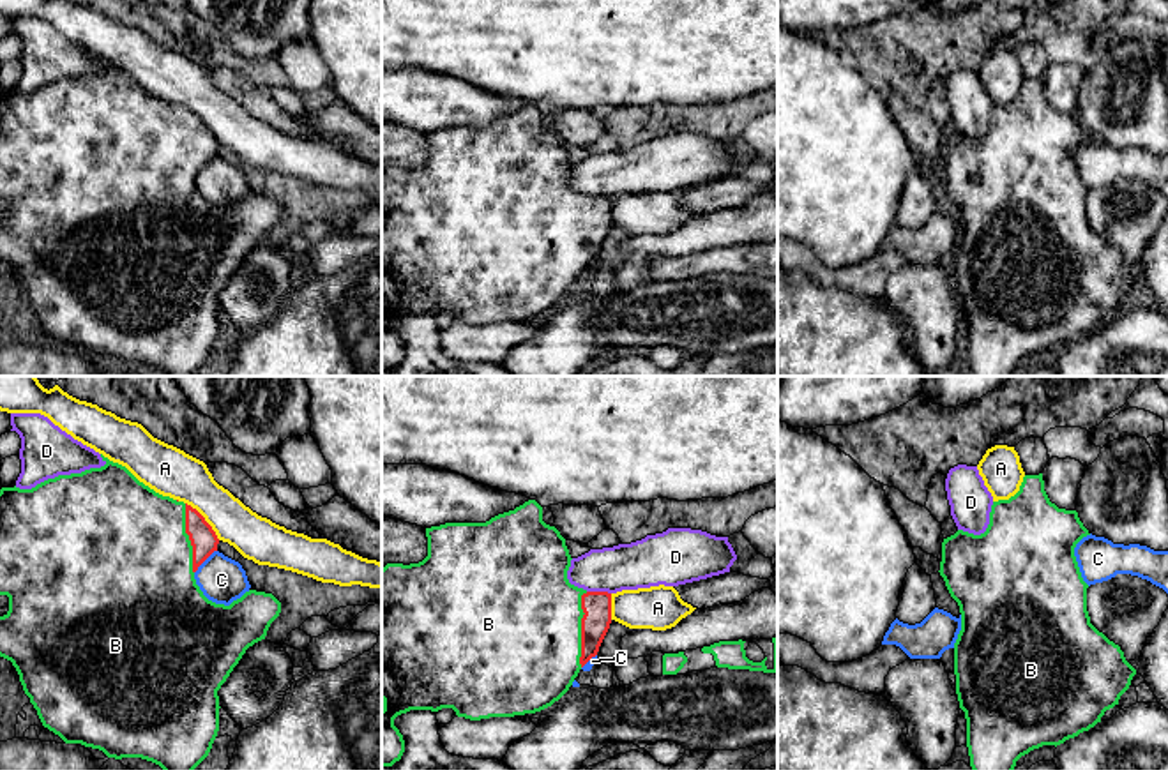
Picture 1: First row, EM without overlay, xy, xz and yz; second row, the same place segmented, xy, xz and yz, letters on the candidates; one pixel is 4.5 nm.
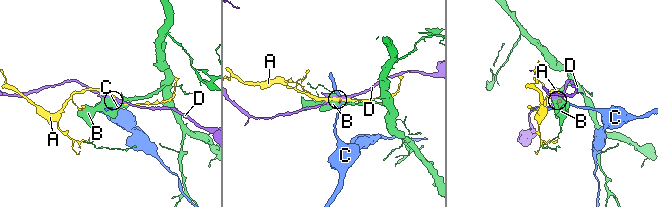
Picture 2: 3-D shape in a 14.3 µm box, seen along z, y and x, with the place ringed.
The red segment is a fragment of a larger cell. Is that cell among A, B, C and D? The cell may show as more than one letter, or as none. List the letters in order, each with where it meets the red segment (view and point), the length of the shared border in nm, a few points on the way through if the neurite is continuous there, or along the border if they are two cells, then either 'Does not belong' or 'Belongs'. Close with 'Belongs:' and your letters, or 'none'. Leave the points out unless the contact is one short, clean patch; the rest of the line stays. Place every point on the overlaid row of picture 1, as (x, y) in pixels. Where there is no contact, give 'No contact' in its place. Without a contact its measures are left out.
A: Touches red at xy (204, 520). Shared border 240 nm. Boundary: xy (186, 502), (219, 539). Does not belong
B: Touches red at xz (582, 629). Shared border 340 nm. Belongs
C: Touches red at xy (204, 560). Shared border 150 nm. Does not belong
D: Touches red at xz (599, 592). Shared border 110 nm. Boundary: xz (587, 590), (606, 590), (610, 594). Does not belong
Belongs: B

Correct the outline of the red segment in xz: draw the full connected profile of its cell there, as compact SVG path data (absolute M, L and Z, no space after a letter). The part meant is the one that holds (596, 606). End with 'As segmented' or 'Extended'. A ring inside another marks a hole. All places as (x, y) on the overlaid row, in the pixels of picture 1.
M528 500L486 523L445 523L426 528L428 556L419 563L382 569L382 766L405 752L394 719L410 710L452 708L481 721L535 713L558 701L580 669L597 655L611 623L611 593L569 583L565 539L542 521L542 507Z. Extended

